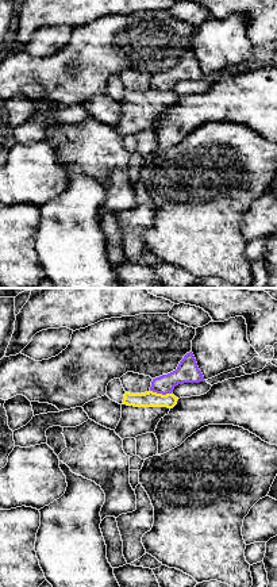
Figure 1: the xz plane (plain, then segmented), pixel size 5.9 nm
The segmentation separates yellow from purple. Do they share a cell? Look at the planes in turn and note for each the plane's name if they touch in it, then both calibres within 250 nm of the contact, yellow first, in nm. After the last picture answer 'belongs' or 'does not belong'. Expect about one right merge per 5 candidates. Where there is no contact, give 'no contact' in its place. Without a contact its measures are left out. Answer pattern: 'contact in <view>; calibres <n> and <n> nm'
contact in xz; calibres 100 and 130 nm

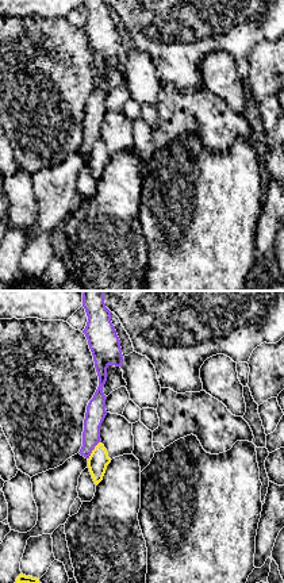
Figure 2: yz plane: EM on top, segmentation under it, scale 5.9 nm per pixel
contact in yz; calibres 120 and 120 nm

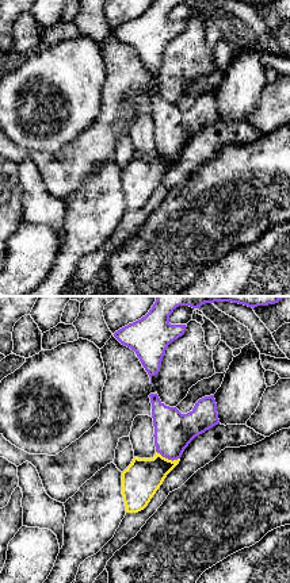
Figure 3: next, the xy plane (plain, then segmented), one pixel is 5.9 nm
contact in xy; calibres 220 and 220 nm

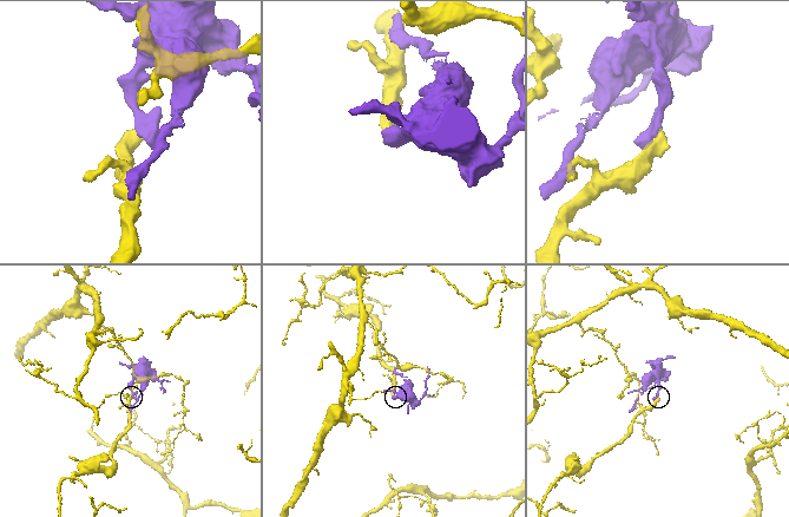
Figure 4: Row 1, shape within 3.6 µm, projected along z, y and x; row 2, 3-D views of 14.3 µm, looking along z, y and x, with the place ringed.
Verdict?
does not belong

